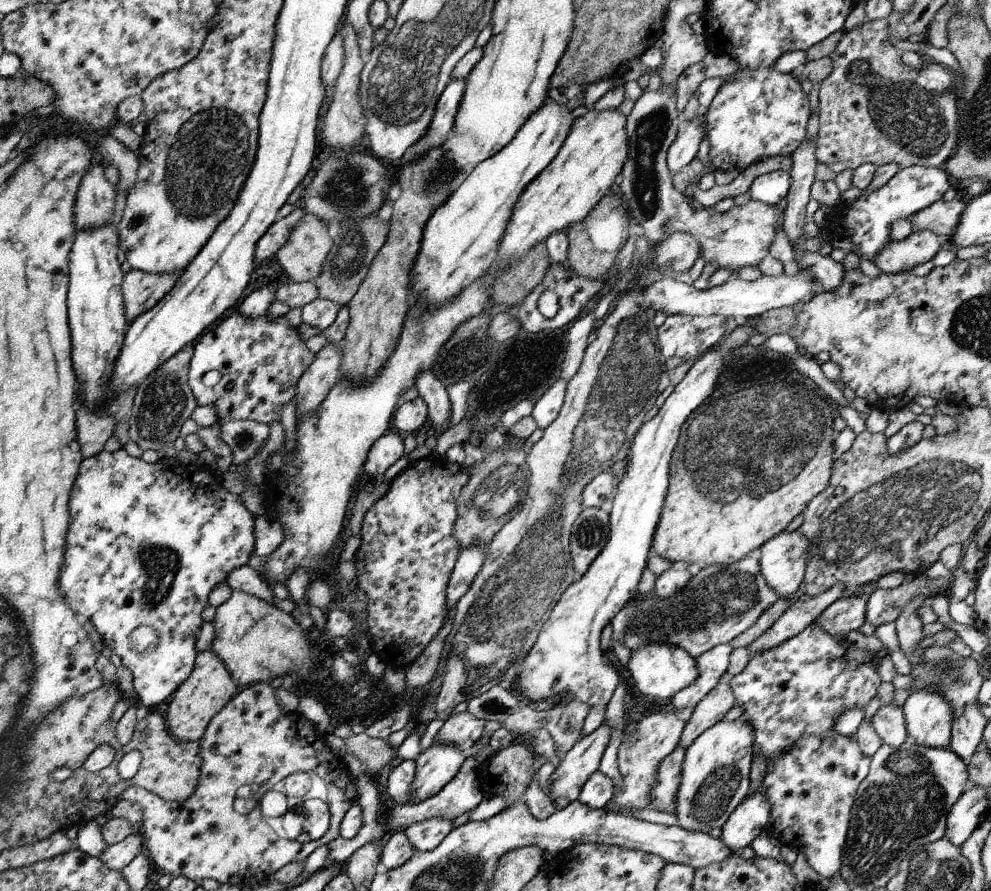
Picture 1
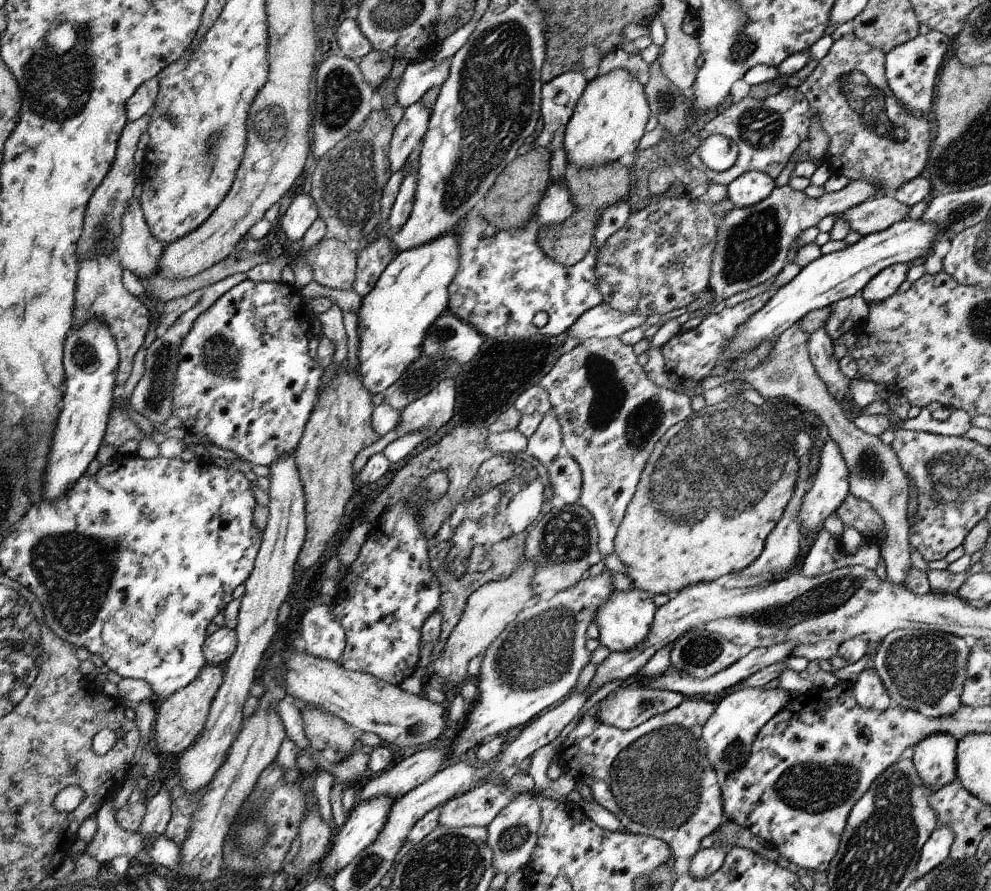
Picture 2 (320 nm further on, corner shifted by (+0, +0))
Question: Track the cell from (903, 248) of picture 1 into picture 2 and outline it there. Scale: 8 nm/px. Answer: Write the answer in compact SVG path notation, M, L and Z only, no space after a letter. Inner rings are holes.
M896 263L881 270L868 282L860 292L860 296L868 305L885 301L900 288L900 284L907 280L907 272L912 264Z

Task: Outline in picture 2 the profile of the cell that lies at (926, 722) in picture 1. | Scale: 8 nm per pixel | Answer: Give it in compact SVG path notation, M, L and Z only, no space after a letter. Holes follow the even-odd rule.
M944 733L931 734L913 746L914 766L925 787L937 791L957 778L958 746L953 736Z

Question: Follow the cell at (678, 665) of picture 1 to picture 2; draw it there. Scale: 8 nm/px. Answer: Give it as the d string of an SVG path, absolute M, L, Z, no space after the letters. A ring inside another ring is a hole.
M636 588L630 591L616 590L611 599L598 606L595 612L595 621L599 630L597 639L611 652L635 649L641 642L647 641L657 612L658 607L655 605L654 596L650 593Z

